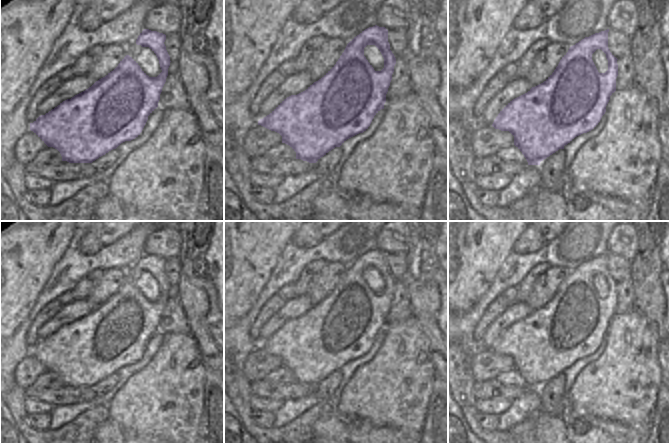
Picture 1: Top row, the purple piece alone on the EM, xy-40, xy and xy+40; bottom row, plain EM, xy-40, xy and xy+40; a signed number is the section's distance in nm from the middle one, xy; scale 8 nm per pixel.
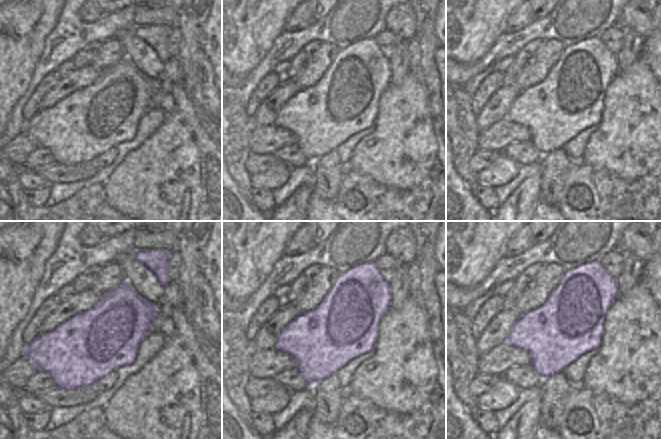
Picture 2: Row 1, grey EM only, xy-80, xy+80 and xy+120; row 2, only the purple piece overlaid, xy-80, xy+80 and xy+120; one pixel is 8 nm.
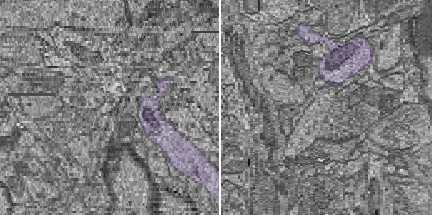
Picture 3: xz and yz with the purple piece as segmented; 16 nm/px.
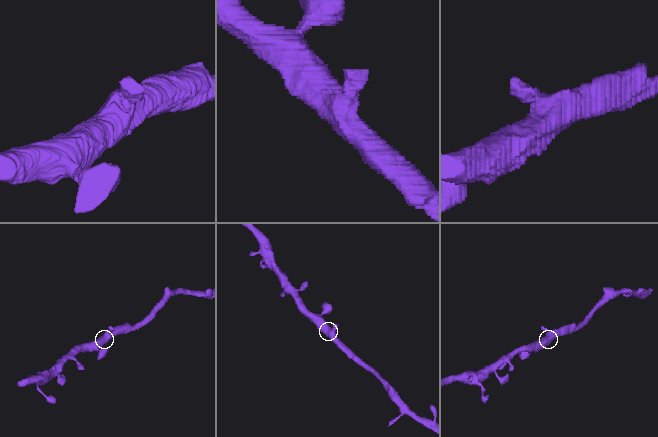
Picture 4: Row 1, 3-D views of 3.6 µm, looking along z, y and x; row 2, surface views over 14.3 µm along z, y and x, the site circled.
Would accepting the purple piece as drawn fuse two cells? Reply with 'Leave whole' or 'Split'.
Leave whole.

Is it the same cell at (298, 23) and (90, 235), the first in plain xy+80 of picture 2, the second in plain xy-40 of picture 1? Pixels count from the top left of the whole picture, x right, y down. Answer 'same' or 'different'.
same

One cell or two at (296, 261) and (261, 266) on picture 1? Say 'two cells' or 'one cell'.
two cells

